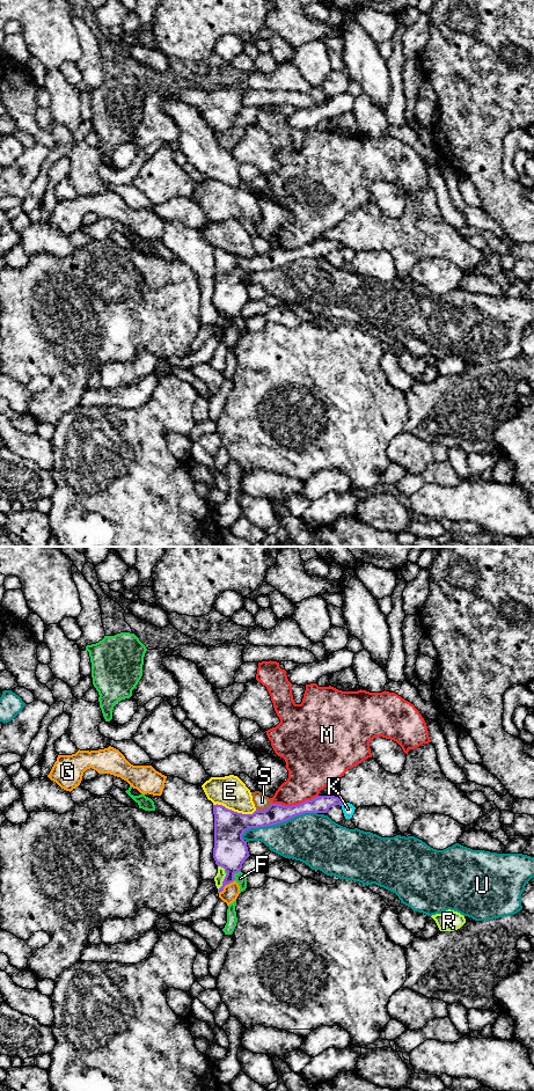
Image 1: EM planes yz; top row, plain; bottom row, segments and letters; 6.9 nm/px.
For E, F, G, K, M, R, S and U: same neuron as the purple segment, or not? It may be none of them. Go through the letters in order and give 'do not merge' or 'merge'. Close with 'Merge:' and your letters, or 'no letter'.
E: do not merge
F: do not merge
G: do not merge
K: do not merge
M: do not merge
R: do not merge
S: do not merge
U: do not merge
Merge: no letter

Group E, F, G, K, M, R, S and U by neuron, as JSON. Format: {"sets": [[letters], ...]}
{"sets": [["E"], ["F"], ["G"], ["K"], ["M"], ["R"], ["S"], ["U"]]}

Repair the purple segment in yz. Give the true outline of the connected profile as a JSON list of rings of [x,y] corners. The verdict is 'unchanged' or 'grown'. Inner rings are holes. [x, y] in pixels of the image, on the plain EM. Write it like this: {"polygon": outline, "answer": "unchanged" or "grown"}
{"polygon": [[[317,240],[299,249],[271,248],[266,254],[256,254],[253,258],[242,258],[222,249],[213,249],[213,302],[215,308],[227,316],[218,336],[222,336],[226,329],[235,324],[234,318],[241,316],[243,306],[250,300],[247,286],[242,283],[246,274],[273,270],[305,257],[327,257],[330,251],[342,250],[344,247],[335,240]]], "answer": "unchanged"}

